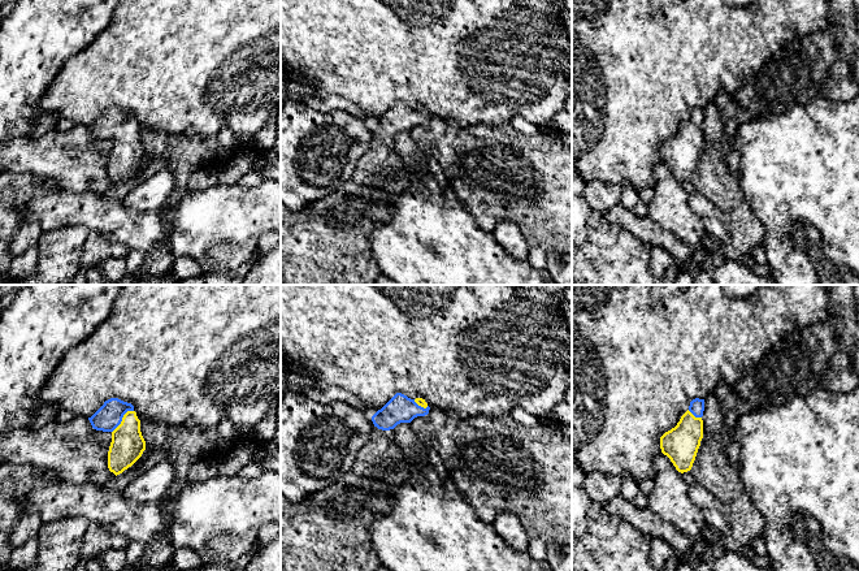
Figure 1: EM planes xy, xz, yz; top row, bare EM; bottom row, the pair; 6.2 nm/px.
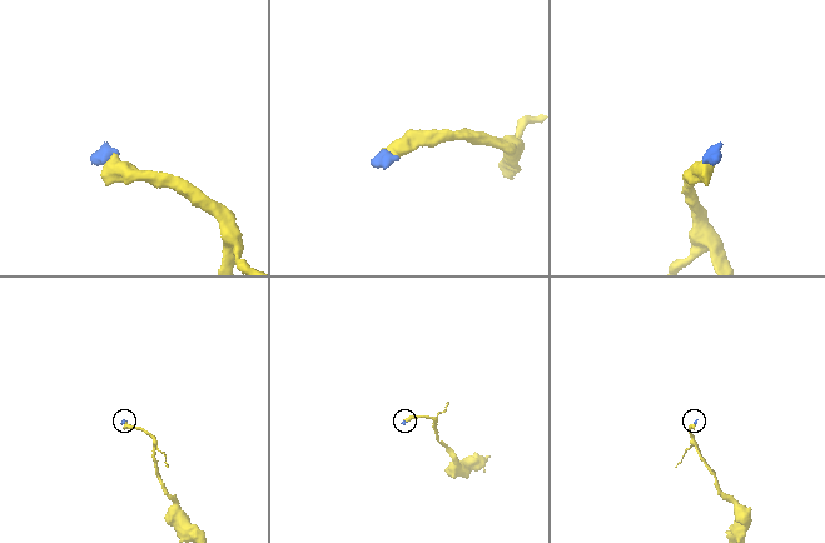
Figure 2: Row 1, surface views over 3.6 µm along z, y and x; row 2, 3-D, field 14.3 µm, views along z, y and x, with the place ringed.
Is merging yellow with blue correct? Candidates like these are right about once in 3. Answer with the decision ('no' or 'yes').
yes

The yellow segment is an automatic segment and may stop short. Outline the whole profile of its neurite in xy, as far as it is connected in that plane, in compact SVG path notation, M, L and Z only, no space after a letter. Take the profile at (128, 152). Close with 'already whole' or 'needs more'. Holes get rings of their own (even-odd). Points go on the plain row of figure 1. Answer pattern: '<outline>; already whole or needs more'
M110 107L88 126L96 139L110 140L108 177L116 185L131 176L146 159L140 129L131 112Z; needs more

